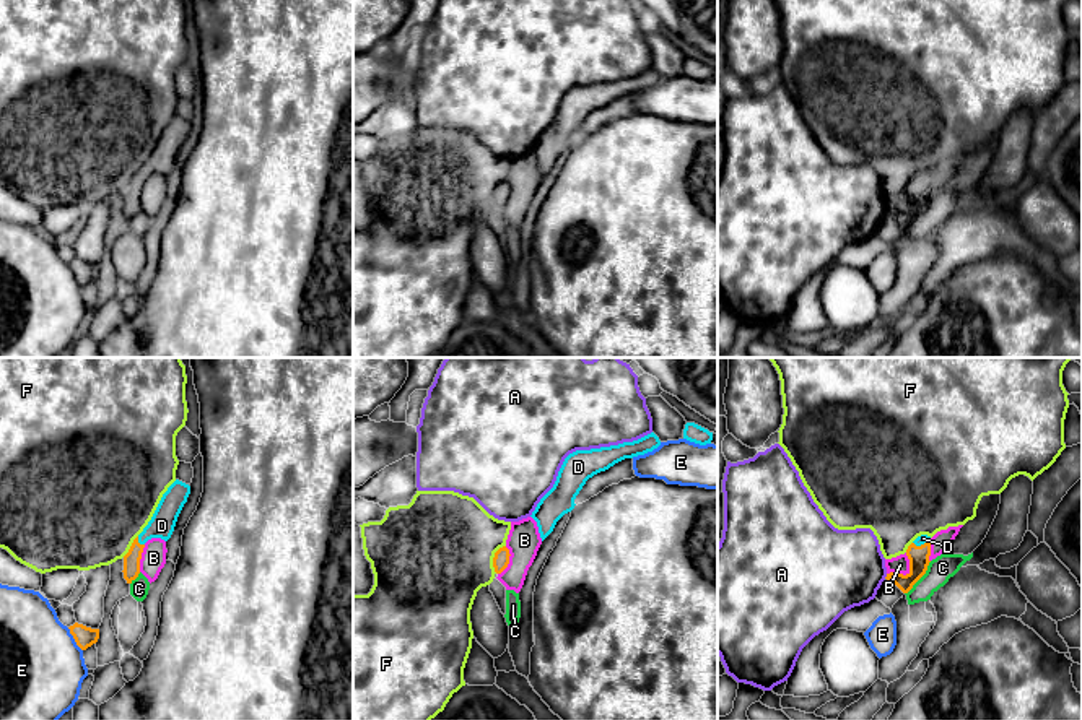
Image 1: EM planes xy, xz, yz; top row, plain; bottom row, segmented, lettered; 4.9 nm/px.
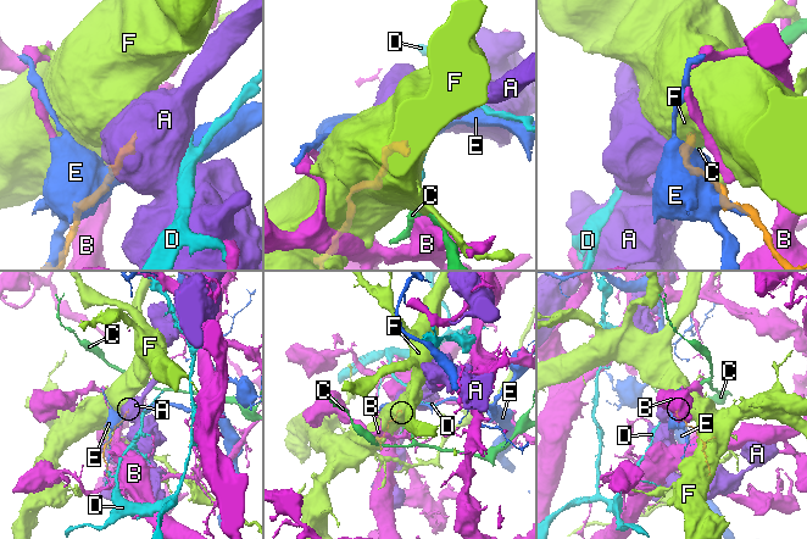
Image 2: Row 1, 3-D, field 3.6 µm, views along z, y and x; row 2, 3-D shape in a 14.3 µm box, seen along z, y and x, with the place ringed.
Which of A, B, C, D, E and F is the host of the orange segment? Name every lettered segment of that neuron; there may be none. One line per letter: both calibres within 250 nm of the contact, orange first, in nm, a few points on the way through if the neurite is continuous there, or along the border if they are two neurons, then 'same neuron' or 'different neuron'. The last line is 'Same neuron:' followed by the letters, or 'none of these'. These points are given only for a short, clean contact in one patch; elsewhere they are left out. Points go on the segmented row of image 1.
A: 100/400 nm | different neuron
B: 100/90 nm | different neuron
C: 100/120 nm | along yz (931, 561), (926, 572), (905, 594) | different neuron
D: 80/130 nm | across xy (130, 571), (130, 559), (137, 542), (161, 525) | same neuron
E: 100/420 nm | along xy (67, 628), (82, 650) | different neuron
F: 80/500 nm | different neuron
Same neuron: D

